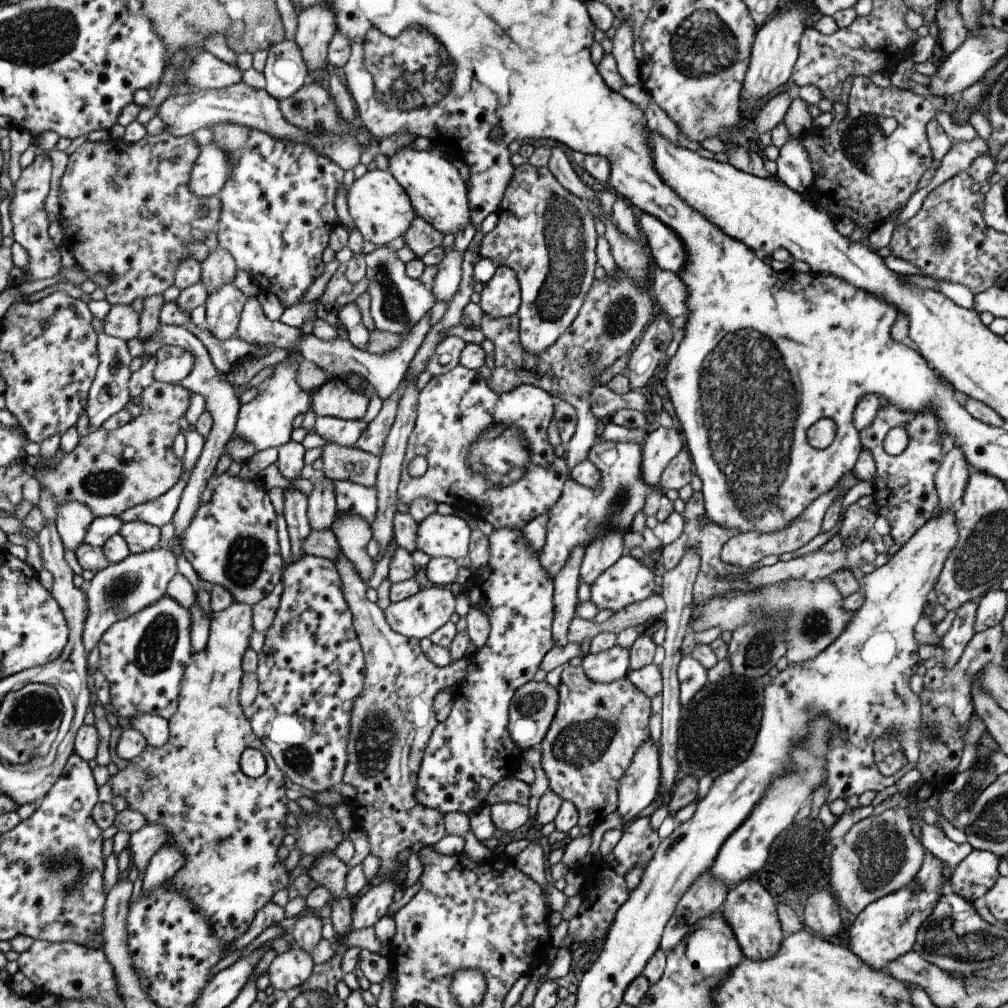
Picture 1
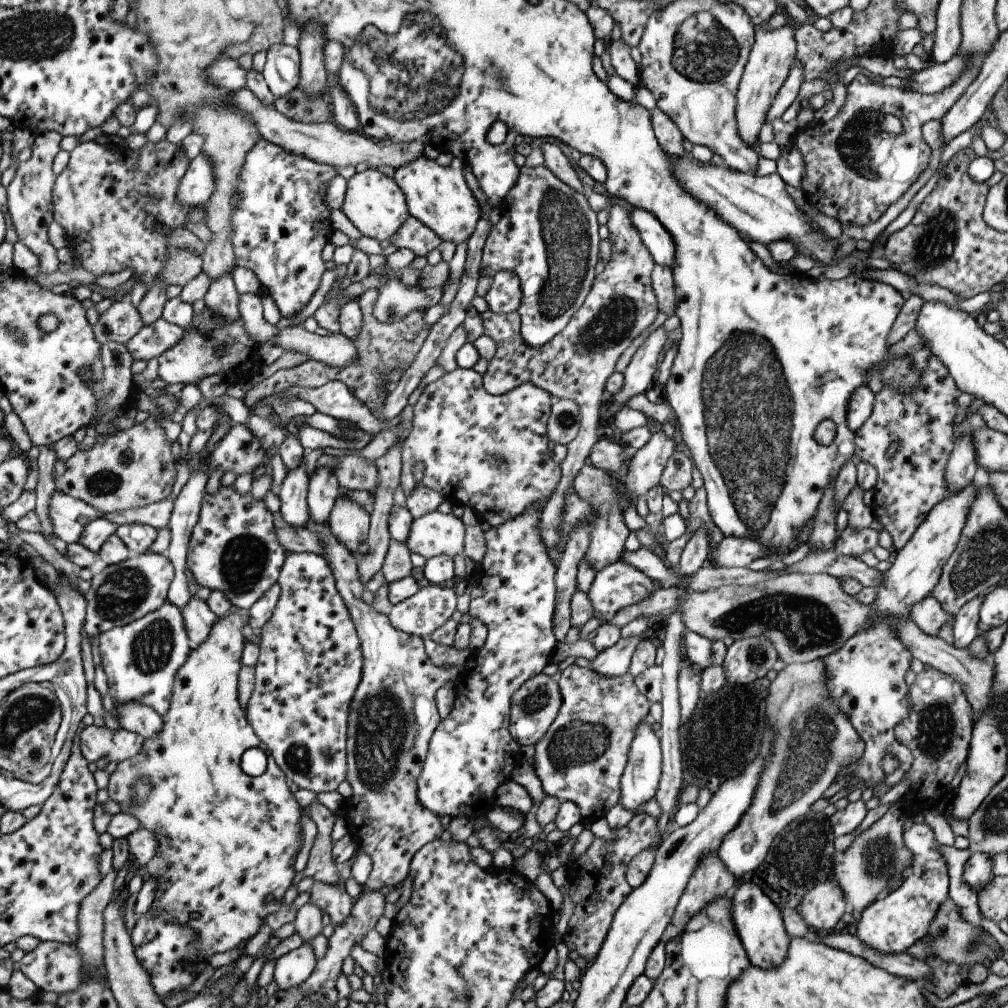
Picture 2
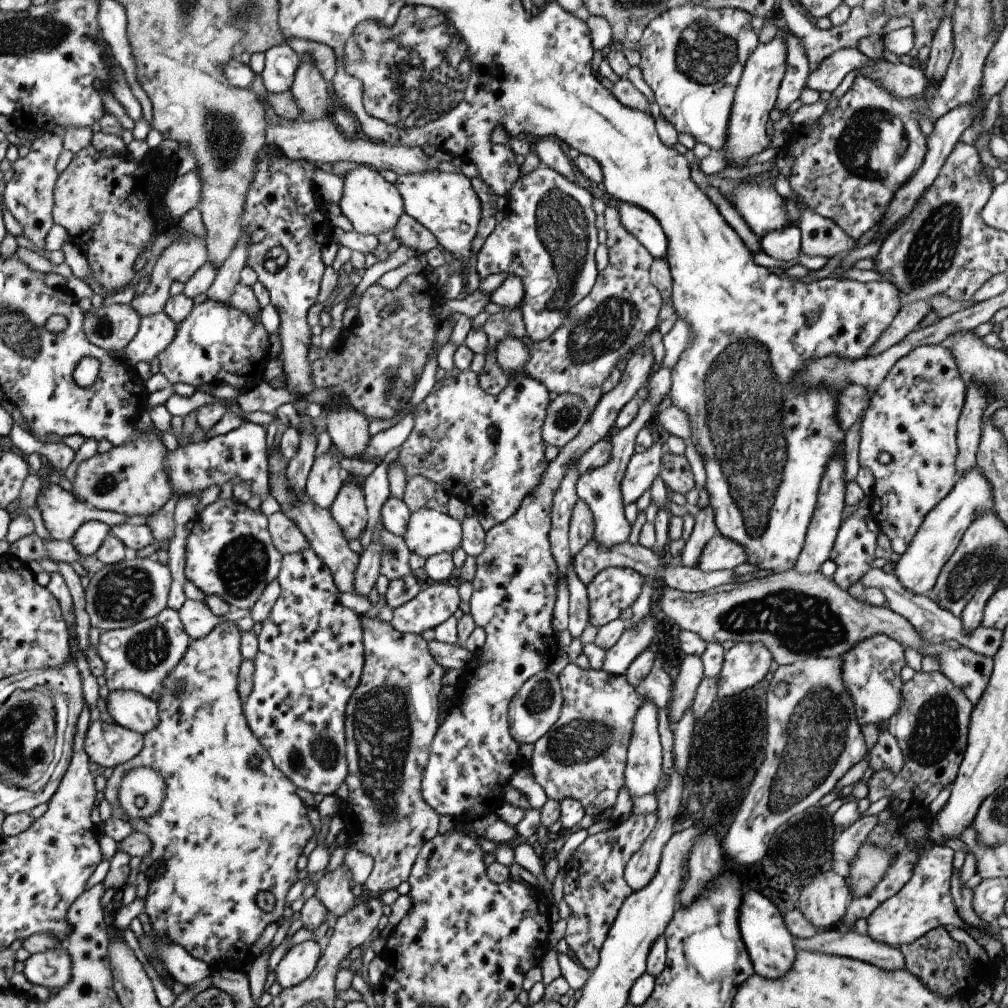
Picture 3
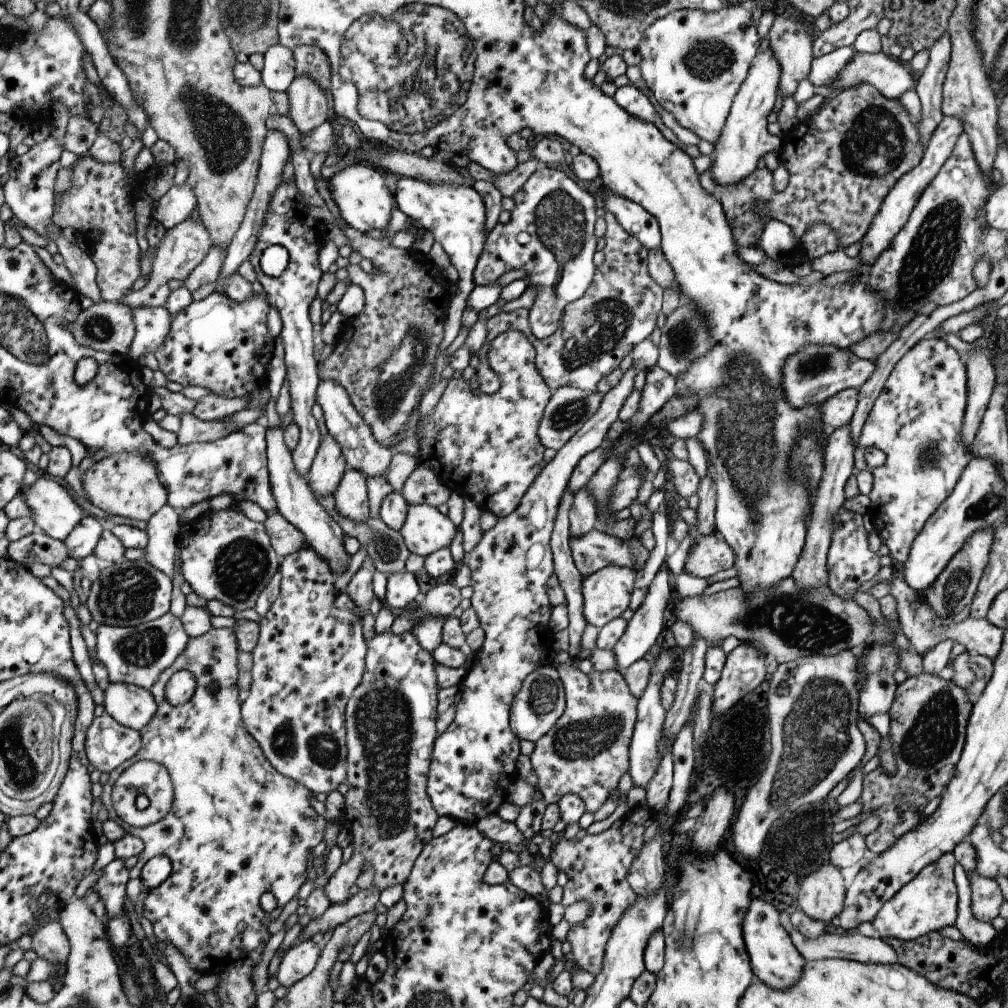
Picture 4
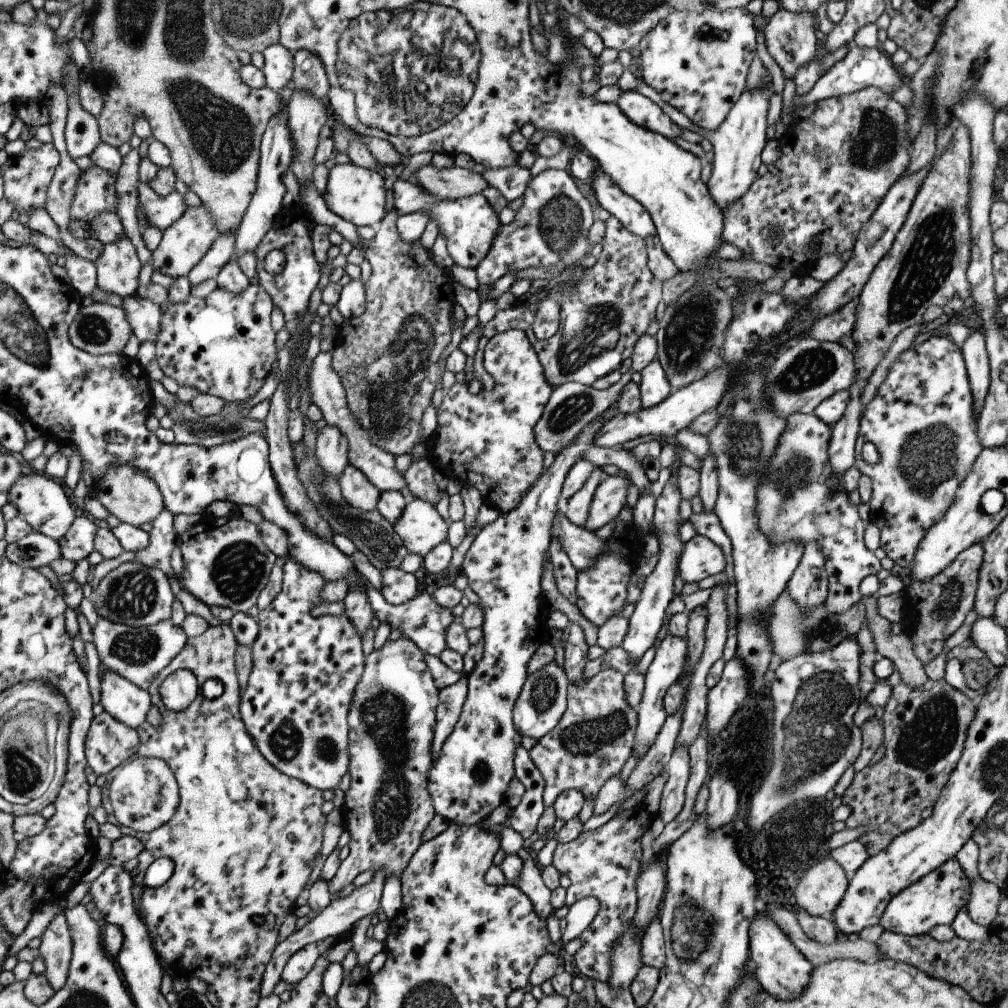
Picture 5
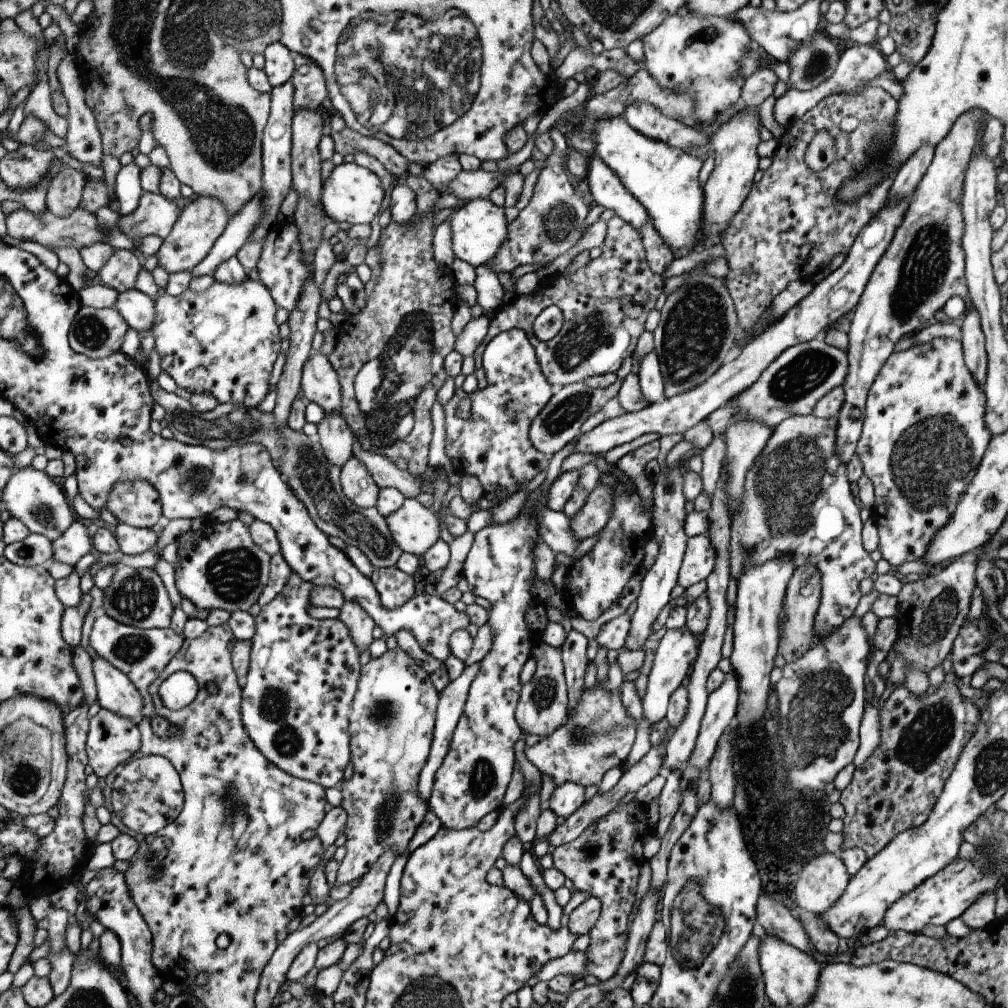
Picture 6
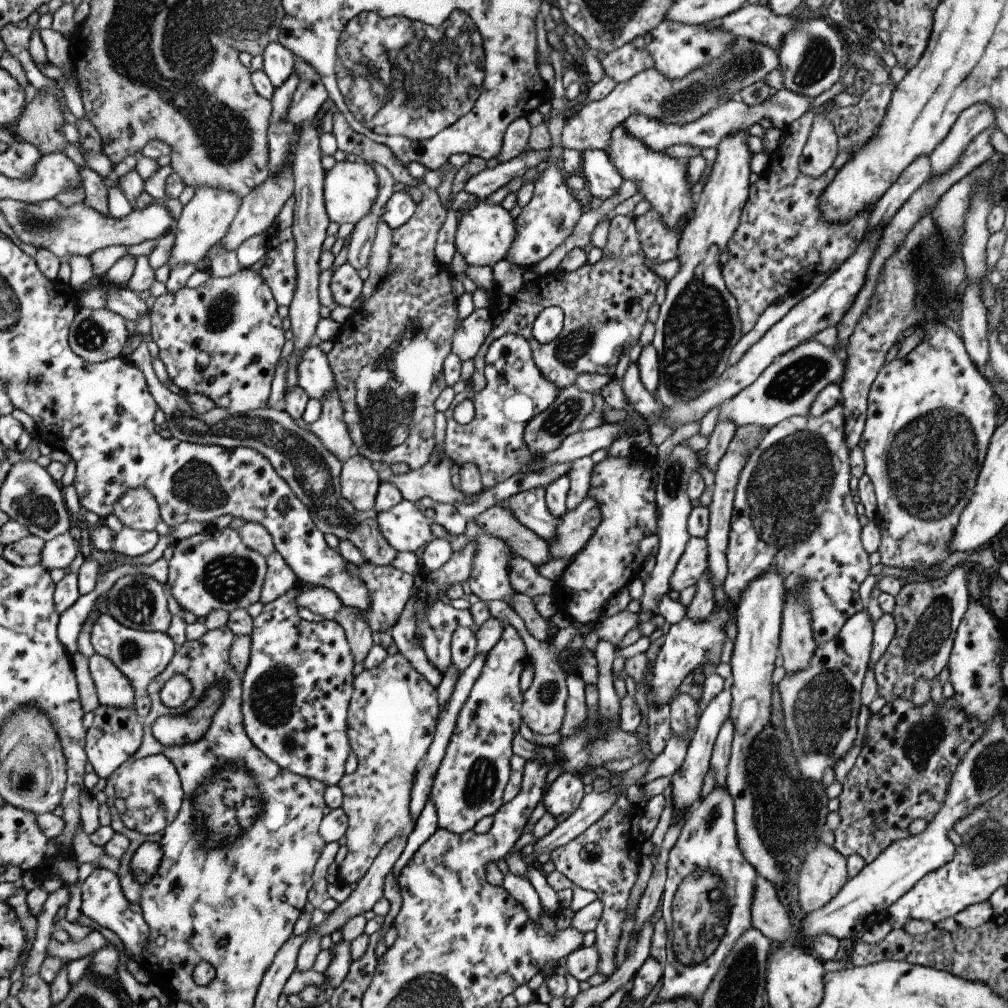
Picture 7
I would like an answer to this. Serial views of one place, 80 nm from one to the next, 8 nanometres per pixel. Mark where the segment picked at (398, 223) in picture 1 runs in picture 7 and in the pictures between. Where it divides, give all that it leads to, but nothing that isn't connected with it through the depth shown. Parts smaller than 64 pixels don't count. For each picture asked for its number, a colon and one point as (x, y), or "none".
2: (373, 203)
3: (372, 205)
4: (358, 191)
5: (355, 194)
6: (353, 194)
7: (349, 189)

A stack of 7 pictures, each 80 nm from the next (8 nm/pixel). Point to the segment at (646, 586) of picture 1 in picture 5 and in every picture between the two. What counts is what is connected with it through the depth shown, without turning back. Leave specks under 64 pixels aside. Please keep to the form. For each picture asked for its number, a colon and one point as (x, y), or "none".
2: (617, 585)
3: (612, 589)
4: (605, 593)
5: (601, 589)

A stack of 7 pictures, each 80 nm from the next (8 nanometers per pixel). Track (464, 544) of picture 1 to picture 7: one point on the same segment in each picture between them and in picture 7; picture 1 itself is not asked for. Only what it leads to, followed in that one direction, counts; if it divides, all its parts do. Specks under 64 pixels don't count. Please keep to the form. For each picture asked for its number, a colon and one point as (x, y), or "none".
2: (431, 534)
3: (428, 532)
4: (424, 529)
5: (420, 528)
6: (414, 527)
7: (405, 527)

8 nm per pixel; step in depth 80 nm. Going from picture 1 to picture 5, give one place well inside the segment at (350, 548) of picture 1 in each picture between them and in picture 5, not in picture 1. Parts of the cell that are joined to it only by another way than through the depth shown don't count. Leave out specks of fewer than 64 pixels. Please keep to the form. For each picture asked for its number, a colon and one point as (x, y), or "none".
2: (348, 522)
3: (348, 508)
4: (350, 497)
5: (356, 491)

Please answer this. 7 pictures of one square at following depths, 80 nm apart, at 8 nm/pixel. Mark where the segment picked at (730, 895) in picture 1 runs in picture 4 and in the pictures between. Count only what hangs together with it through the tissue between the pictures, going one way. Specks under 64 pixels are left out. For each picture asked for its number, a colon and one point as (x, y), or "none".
2: (757, 921)
3: (769, 946)
4: (774, 961)

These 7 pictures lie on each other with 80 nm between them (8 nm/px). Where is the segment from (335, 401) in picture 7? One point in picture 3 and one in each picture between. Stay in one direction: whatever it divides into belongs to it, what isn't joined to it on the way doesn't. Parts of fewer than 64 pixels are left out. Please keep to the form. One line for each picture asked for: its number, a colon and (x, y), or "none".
3: (325, 477)
4: (327, 466)
5: (330, 451)
6: (333, 436)

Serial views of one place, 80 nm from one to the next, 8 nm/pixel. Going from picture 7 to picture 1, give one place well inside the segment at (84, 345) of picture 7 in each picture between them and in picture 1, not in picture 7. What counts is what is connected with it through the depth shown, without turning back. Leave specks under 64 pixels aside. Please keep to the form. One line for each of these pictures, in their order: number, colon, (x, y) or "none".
1: (121, 321)
2: (120, 321)
3: (110, 327)
4: (107, 326)
5: (99, 329)
6: (96, 333)

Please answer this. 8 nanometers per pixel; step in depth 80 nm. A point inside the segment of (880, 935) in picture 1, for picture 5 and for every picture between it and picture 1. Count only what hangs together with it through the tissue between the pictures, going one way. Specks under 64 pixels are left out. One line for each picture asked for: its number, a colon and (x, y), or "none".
2: (892, 924)
3: (924, 902)
4: (927, 902)
5: (935, 899)

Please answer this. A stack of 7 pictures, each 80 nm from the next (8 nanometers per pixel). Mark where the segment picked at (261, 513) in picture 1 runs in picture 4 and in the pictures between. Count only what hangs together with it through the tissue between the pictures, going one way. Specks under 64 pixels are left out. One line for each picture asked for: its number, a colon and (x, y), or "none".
2: (232, 548)
3: (228, 552)
4: (225, 557)

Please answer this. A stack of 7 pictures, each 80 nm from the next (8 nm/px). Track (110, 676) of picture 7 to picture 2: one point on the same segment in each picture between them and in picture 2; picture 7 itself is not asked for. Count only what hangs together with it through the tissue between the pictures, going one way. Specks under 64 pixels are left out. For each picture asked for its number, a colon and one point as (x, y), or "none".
2: (136, 717)
3: (131, 710)
4: (130, 706)
5: (124, 702)
6: (115, 693)

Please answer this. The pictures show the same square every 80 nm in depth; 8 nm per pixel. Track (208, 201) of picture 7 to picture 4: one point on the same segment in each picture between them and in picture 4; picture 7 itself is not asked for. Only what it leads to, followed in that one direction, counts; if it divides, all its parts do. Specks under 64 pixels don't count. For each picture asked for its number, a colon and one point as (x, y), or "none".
4: (182, 246)
5: (183, 244)
6: (197, 226)

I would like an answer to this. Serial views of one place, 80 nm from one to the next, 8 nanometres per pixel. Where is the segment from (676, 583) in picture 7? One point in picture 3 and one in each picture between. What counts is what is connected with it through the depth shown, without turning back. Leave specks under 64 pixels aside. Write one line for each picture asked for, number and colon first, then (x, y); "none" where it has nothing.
3: (719, 553)
4: (707, 554)
5: (700, 558)
6: (698, 561)

